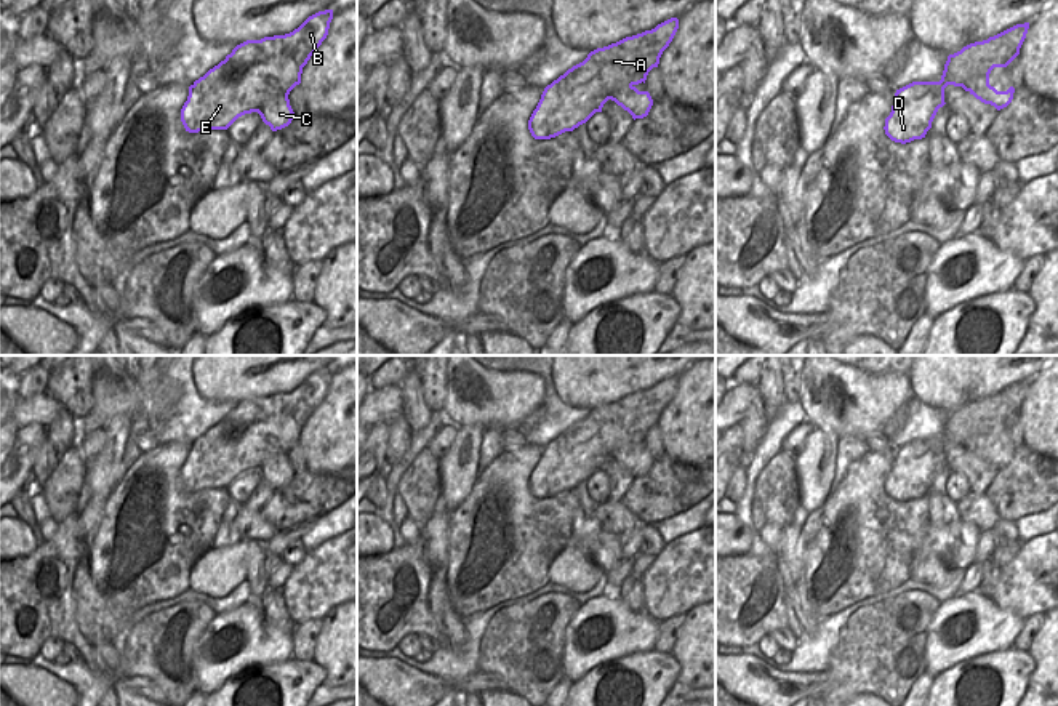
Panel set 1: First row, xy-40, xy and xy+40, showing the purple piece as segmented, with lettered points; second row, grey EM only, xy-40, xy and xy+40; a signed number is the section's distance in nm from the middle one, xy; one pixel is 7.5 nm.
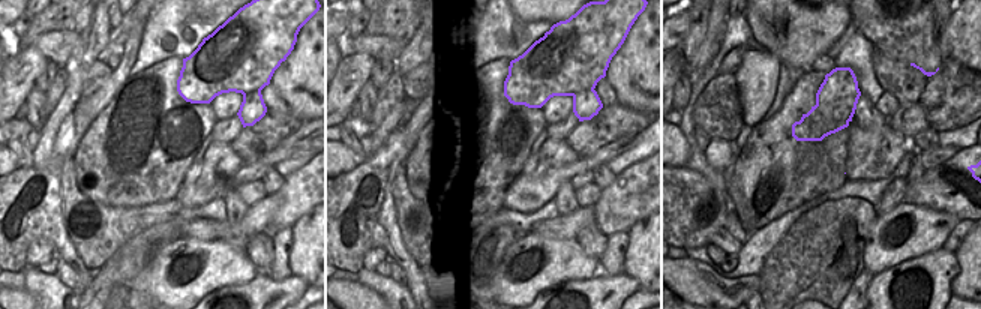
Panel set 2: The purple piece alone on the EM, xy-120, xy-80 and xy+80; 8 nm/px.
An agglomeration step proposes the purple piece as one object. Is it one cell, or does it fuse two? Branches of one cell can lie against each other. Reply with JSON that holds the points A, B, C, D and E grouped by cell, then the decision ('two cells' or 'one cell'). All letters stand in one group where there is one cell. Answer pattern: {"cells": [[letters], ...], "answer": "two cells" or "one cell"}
{"cells": [["A", "B", "D", "E"], ["C"]], "answer": "two cells"}

